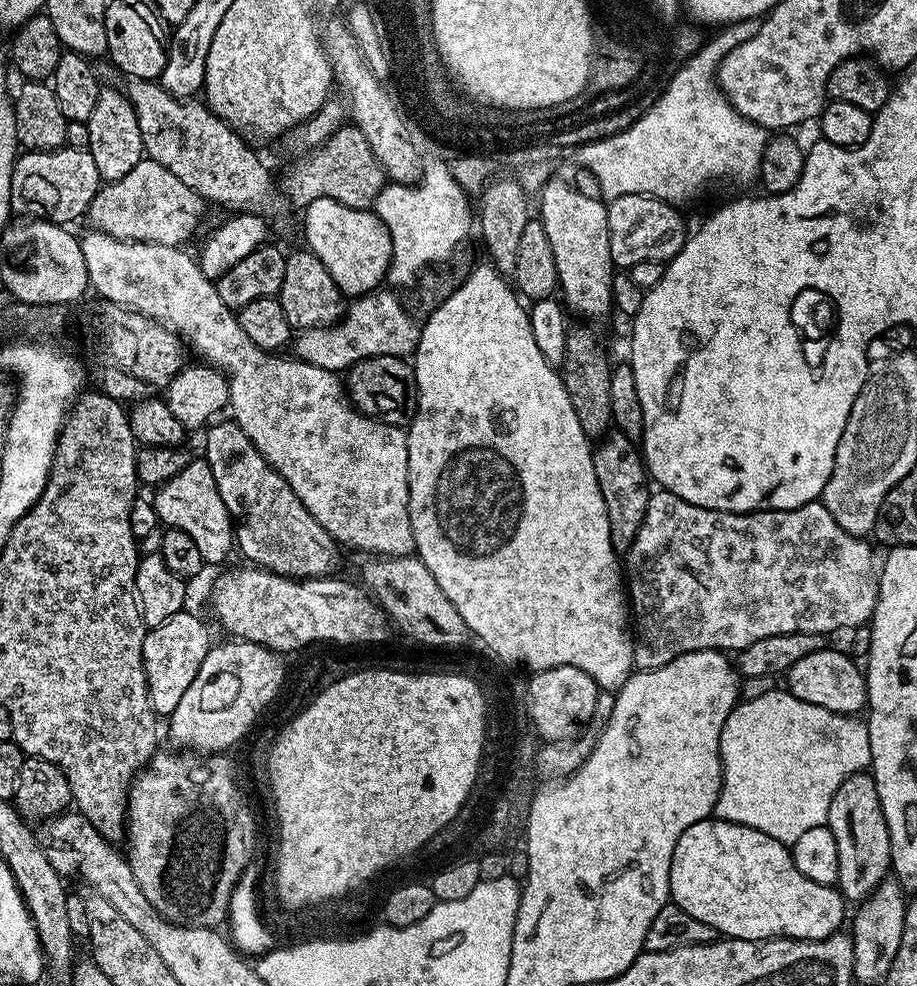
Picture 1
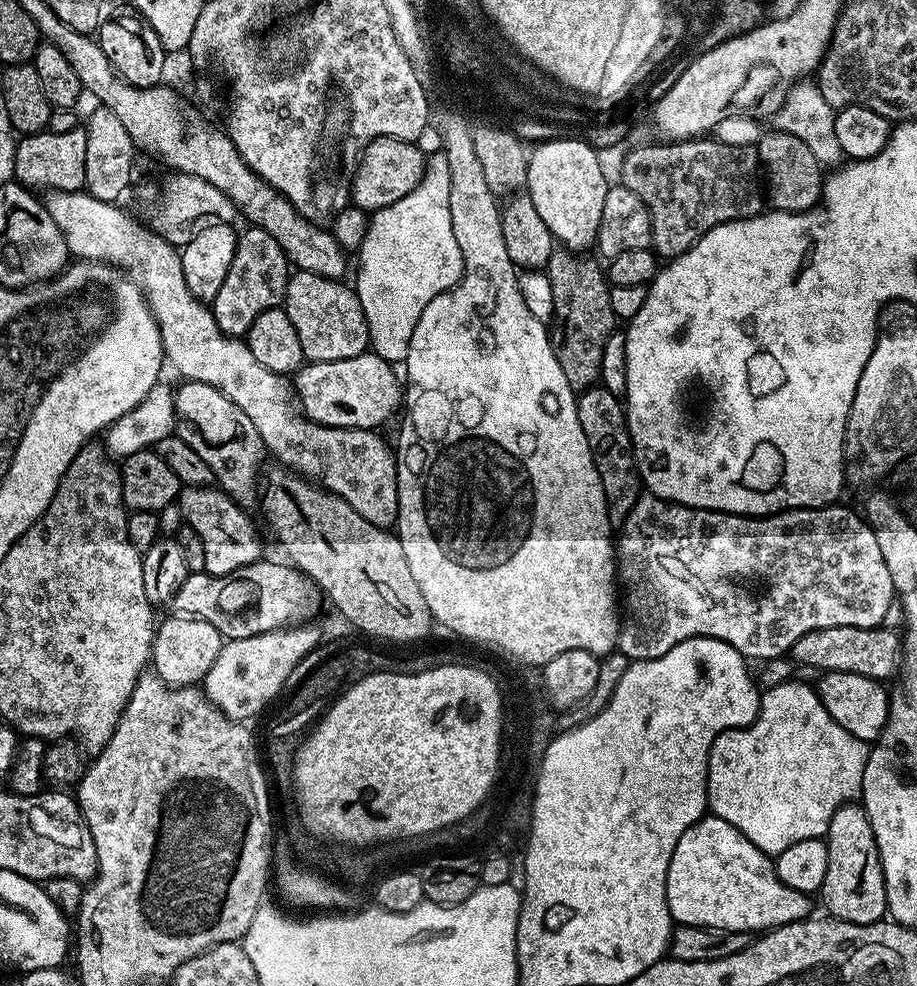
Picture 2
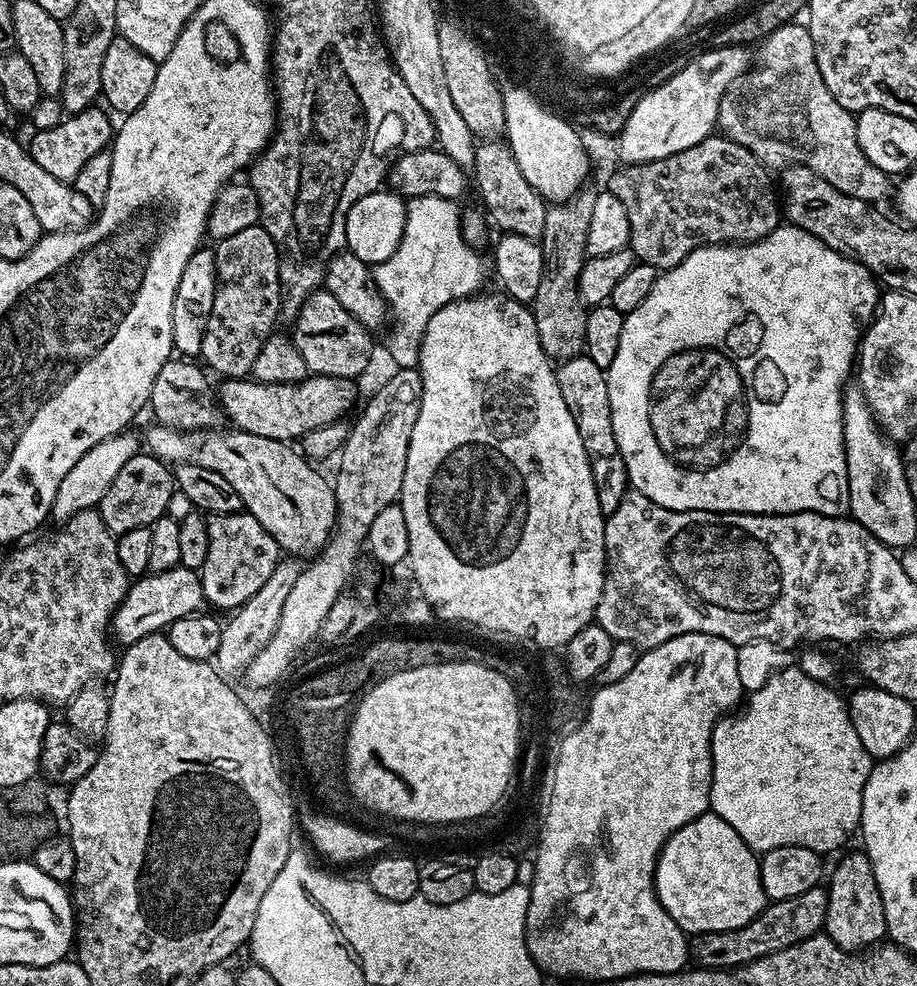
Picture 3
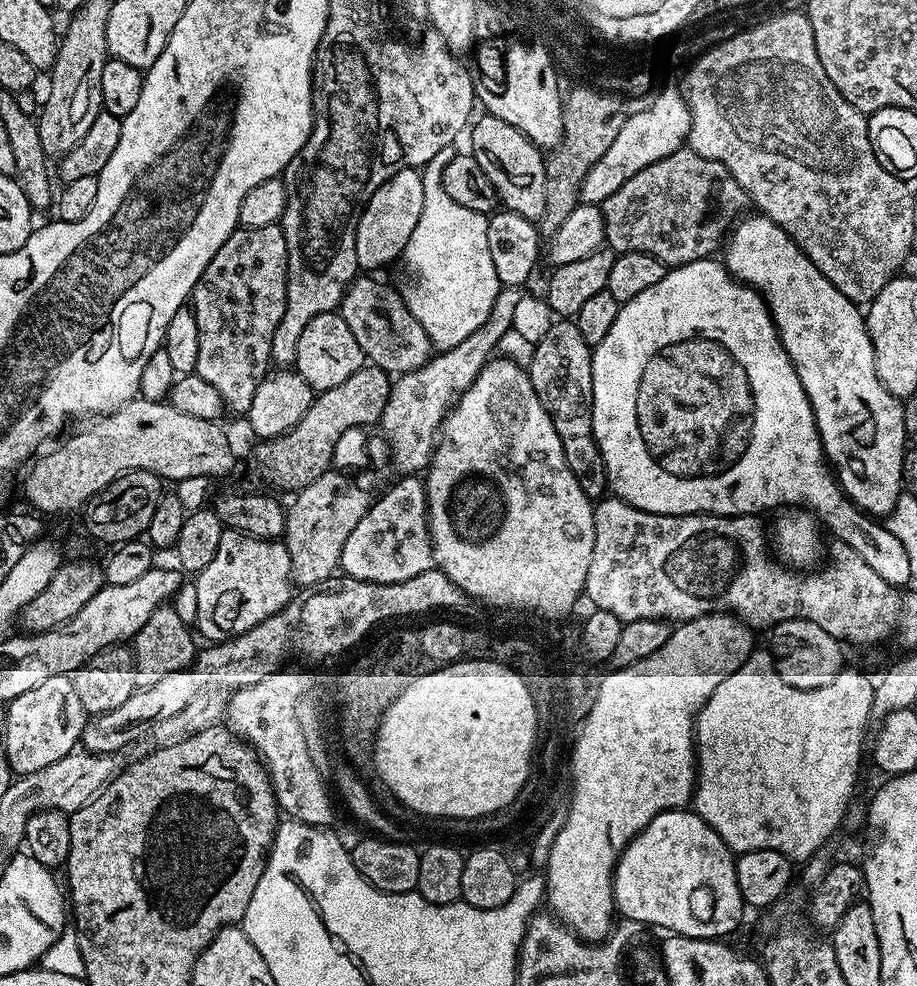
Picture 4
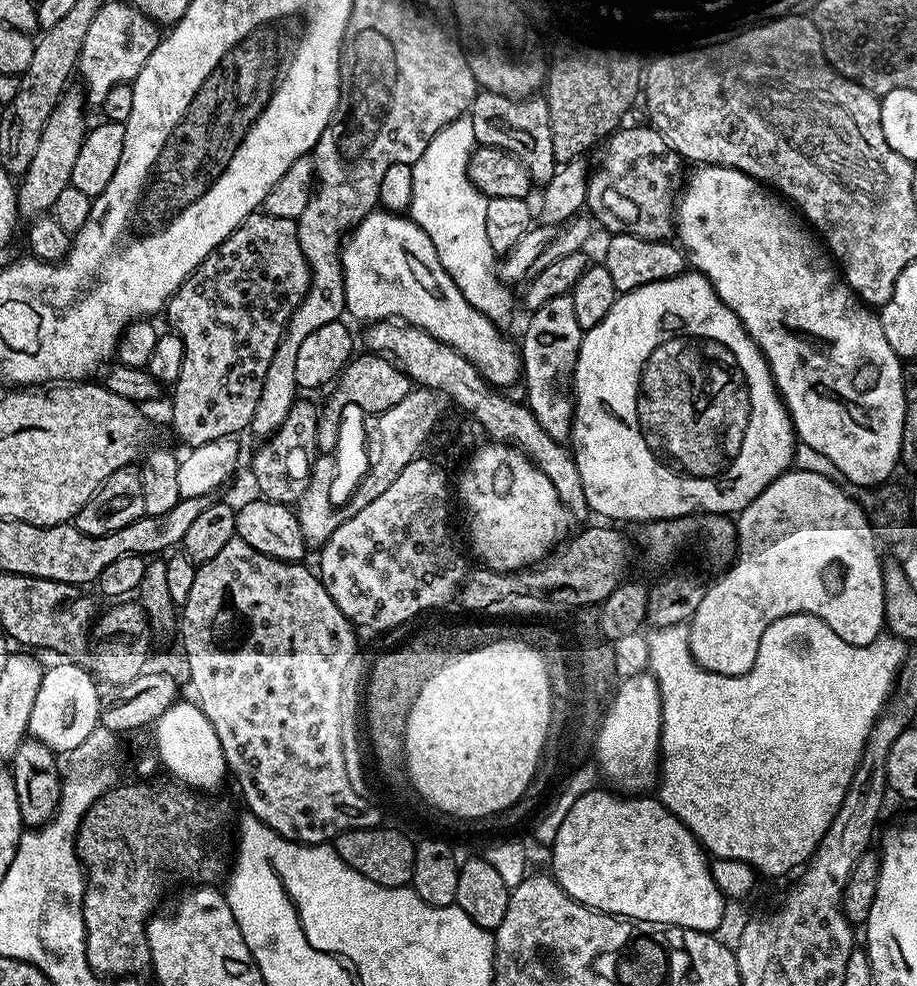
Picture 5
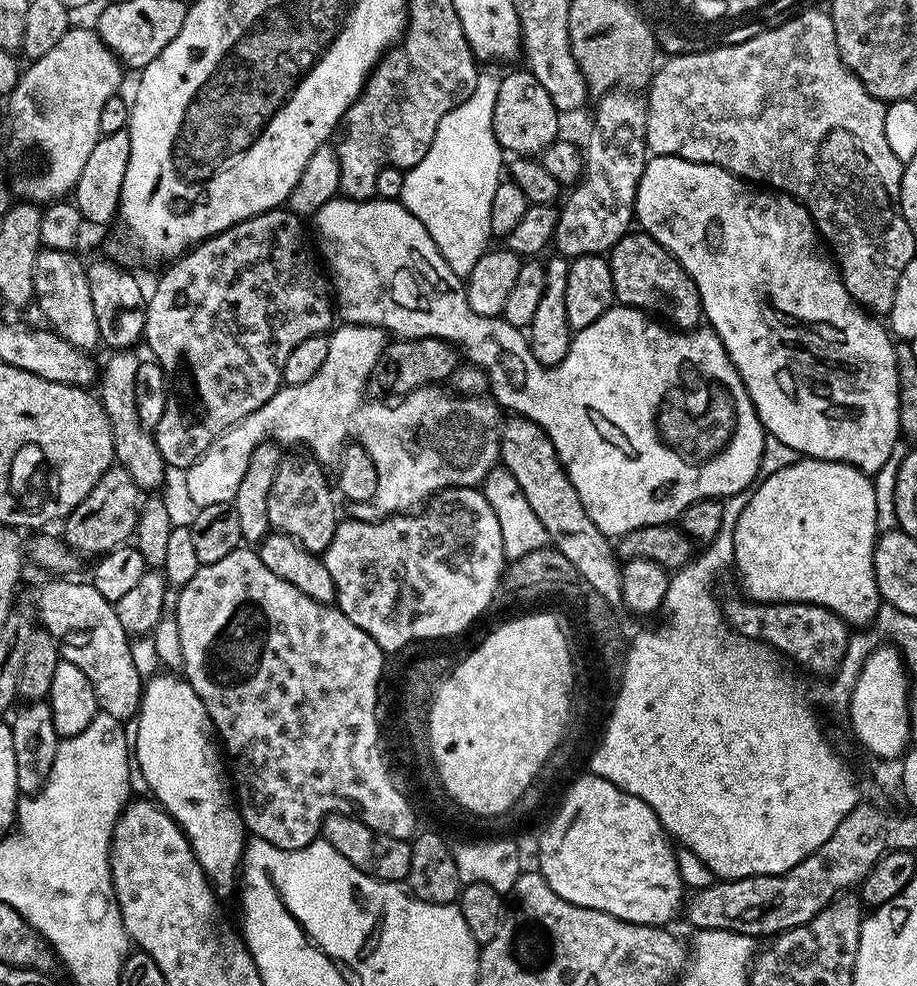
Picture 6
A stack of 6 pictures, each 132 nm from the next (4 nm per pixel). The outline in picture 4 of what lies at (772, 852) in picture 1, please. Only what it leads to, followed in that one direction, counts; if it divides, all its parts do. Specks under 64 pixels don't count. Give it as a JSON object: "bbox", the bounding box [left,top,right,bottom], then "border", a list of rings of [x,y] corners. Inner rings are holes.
{"bbox":[613,808,746,940],"border":[[[669,808],[667,812],[658,813],[624,848],[623,854],[620,855],[620,861],[616,864],[616,871],[613,873],[613,896],[616,899],[617,911],[623,919],[637,920],[651,926],[653,929],[663,930],[665,933],[678,936],[689,936],[695,940],[728,938],[728,935],[739,926],[740,915],[746,912],[744,899],[740,897],[740,891],[738,890],[736,856],[732,849],[726,846],[726,842],[722,842],[720,835],[696,811],[683,808]]]}

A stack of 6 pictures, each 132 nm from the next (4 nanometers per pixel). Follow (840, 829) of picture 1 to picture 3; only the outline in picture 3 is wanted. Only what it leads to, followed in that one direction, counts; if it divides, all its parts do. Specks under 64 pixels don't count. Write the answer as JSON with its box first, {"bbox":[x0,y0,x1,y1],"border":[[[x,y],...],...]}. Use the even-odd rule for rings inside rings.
{"bbox":[823,850,888,953],"border":[[[856,850],[849,856],[844,856],[836,864],[836,869],[831,869],[826,880],[828,889],[828,905],[826,906],[826,922],[823,931],[845,952],[859,953],[873,946],[879,945],[888,935],[886,914],[882,910],[882,898],[878,894],[878,882],[874,882],[874,866],[870,866],[868,856],[863,850]]]}

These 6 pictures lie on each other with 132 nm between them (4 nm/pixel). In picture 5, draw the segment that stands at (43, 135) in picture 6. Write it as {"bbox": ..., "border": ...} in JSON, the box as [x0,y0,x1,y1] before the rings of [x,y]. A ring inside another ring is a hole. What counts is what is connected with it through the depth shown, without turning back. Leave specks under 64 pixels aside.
{"bbox":[78,2,161,105],"border":[[[104,2],[86,33],[78,63],[78,72],[84,75],[84,84],[88,87],[87,103],[103,105],[106,94],[110,94],[114,86],[135,80],[142,66],[146,66],[146,58],[154,54],[161,39],[161,29],[143,12],[136,11],[131,3]]]}

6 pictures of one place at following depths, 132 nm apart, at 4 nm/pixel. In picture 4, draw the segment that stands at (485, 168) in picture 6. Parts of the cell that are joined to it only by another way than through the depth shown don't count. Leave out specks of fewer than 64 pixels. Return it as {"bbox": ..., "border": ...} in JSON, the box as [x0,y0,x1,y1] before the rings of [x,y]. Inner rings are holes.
{"bbox":[402,162,502,353],"border":[[[433,162],[423,169],[422,218],[418,218],[418,226],[414,226],[414,234],[410,234],[410,242],[406,242],[402,257],[416,279],[408,292],[403,293],[404,301],[408,303],[410,314],[418,318],[422,330],[426,330],[433,349],[441,353],[465,341],[486,322],[502,287],[498,274],[494,274],[494,261],[490,259],[490,246],[486,242],[488,216],[466,210],[466,206],[458,206],[458,202],[454,202],[454,198],[450,198],[442,186],[440,179],[443,173],[444,164],[440,162]]]}

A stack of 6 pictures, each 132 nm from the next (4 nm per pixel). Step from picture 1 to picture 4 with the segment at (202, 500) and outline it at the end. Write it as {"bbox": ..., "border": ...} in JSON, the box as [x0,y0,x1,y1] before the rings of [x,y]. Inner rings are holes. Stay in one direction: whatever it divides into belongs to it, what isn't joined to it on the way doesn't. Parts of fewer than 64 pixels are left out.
{"bbox":[194,530,294,642],"border":[[[226,530],[222,542],[218,542],[218,554],[214,554],[206,570],[199,572],[194,583],[198,590],[194,628],[208,642],[223,642],[249,632],[266,618],[281,612],[294,596],[287,546],[279,539],[259,540],[247,532]]]}

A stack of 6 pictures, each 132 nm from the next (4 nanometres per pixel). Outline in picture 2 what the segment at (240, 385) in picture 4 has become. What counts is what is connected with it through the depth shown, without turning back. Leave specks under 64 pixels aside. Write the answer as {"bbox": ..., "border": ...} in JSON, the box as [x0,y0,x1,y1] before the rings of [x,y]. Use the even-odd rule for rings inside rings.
{"bbox":[210,226,290,338],"border":[[[248,226],[245,229],[245,232],[241,231],[236,237],[234,258],[226,270],[226,279],[222,282],[222,286],[218,286],[218,294],[210,302],[212,316],[218,322],[220,329],[226,335],[237,338],[247,337],[250,326],[254,326],[254,318],[258,318],[262,310],[279,308],[283,305],[284,291],[290,275],[288,256],[282,250],[282,246],[278,246],[278,242],[270,234],[266,234],[266,230],[255,226]]]}

